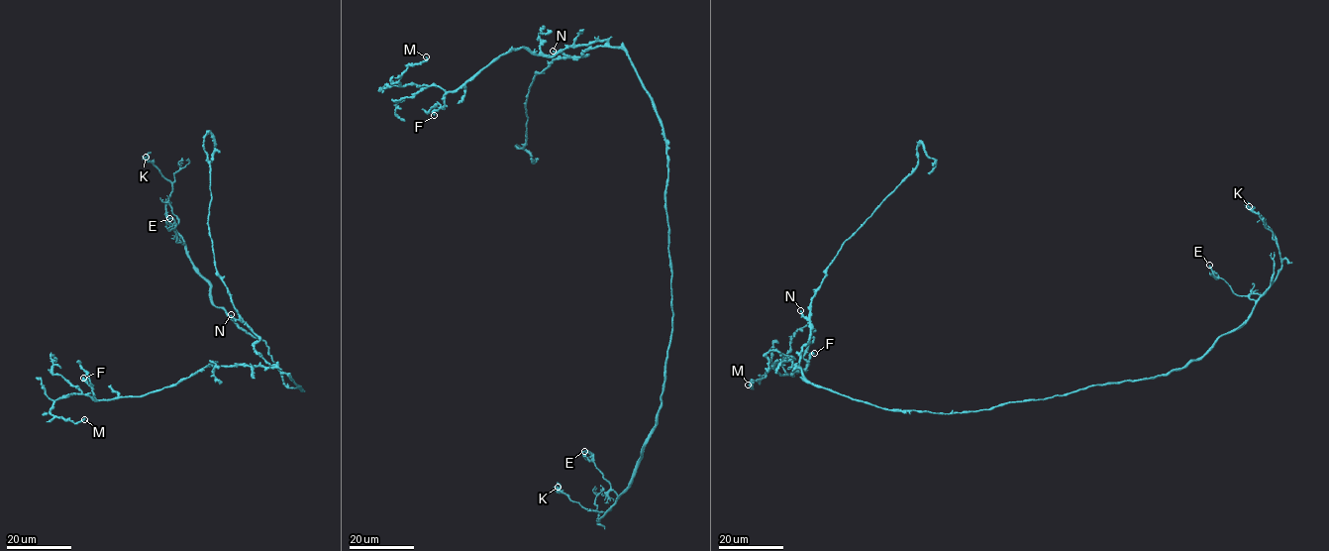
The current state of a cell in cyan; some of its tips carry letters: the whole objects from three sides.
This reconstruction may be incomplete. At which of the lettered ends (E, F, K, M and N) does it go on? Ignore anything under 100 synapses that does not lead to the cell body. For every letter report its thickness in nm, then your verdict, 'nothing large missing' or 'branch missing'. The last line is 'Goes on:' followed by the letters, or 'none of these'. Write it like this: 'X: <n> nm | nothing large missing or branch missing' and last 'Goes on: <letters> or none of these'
E: 190 nm | nothing large missing
F: 400 nm | nothing large missing
K: 130 nm | nothing large missing
M: 300 nm | nothing large missing
N: 220 nm | nothing large missing
Goes on: none of these

